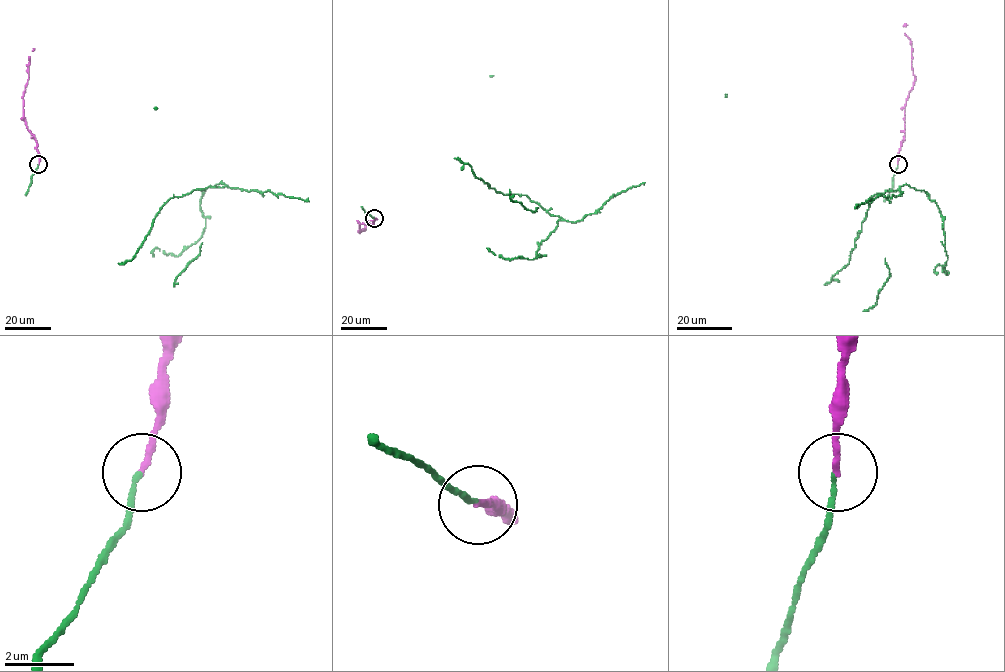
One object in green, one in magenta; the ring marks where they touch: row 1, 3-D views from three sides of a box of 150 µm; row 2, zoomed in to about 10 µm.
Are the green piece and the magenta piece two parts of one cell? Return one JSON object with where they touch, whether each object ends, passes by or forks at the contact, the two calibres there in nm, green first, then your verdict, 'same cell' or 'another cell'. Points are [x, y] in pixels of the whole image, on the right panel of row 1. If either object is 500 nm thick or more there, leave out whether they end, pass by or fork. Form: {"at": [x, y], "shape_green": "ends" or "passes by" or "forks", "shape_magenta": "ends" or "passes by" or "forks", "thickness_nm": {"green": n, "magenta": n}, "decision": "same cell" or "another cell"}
{"at": [898, 164], "shape_green": "ends", "shape_magenta": "ends", "thickness_nm": {"green": 120, "magenta": 150}, "decision": "same cell"}

